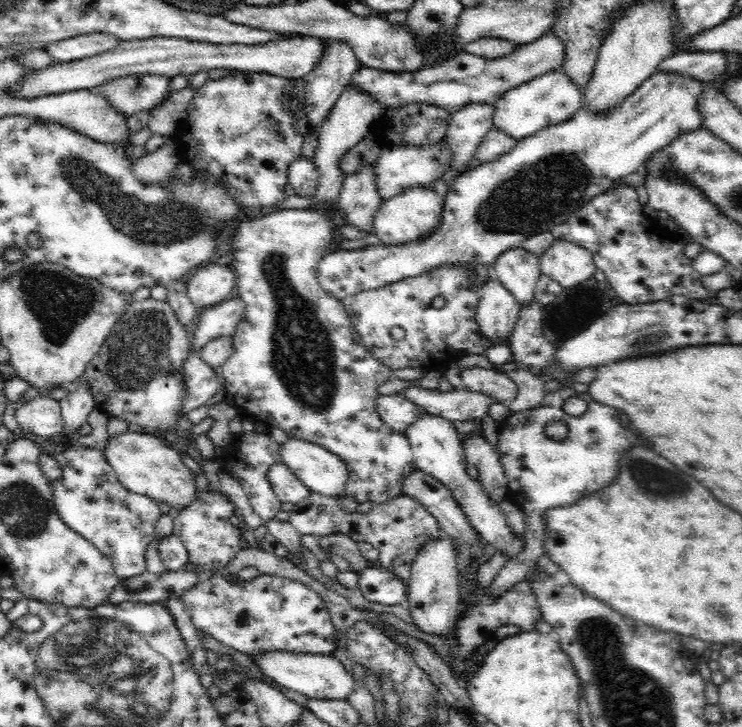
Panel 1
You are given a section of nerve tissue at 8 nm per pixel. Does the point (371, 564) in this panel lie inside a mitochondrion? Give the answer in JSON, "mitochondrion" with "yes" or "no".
{"mitochondrion":"no"}

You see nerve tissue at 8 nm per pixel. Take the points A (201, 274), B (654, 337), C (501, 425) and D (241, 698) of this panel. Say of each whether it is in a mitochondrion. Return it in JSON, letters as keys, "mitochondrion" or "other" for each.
{"A":"other","B":"mitochondrion","C":"other","D":"other"}

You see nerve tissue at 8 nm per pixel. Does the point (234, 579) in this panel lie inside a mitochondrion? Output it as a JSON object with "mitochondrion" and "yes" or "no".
{"mitochondrion":"no"}

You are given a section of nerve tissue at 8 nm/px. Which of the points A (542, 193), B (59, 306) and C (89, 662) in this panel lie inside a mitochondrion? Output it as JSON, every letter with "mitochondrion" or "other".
{"A":"mitochondrion","B":"mitochondrion","C":"mitochondrion"}

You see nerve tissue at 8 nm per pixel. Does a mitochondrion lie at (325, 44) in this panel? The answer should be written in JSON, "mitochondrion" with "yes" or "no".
{"mitochondrion":"no"}

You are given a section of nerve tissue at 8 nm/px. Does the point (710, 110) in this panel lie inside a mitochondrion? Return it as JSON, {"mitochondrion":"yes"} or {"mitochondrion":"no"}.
{"mitochondrion":"no"}

